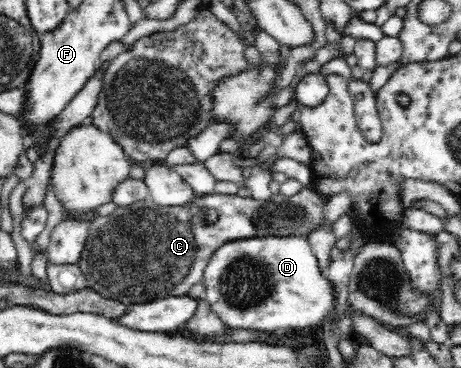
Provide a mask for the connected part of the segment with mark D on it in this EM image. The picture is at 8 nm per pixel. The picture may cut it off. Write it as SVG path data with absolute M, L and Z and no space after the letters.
M257 236L225 243L212 255L204 269L204 298L210 309L231 329L275 332L319 329L333 309L331 281L320 270L318 259L305 236Z

